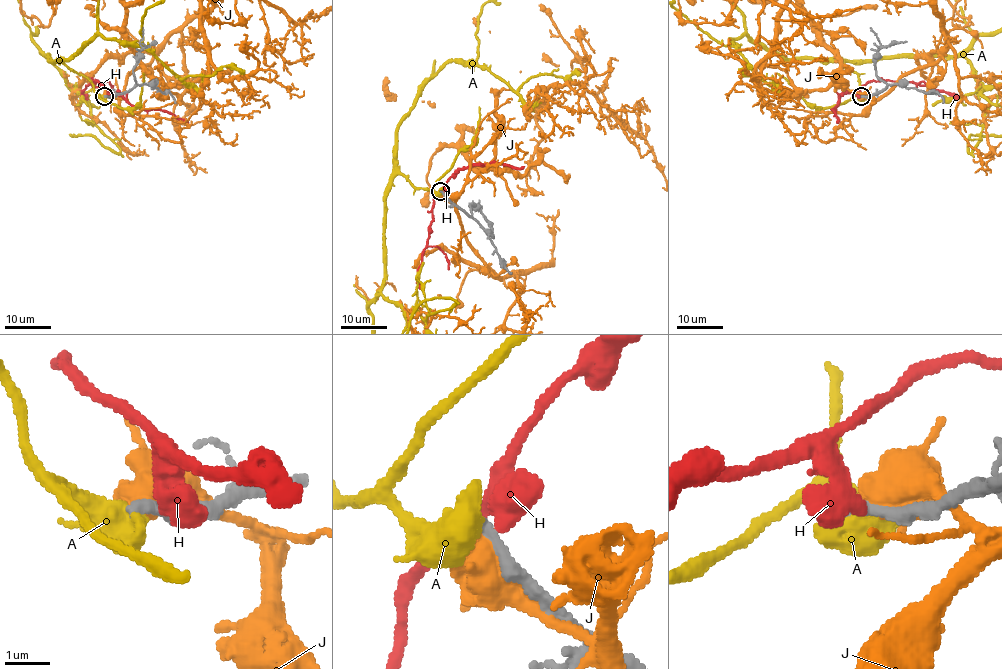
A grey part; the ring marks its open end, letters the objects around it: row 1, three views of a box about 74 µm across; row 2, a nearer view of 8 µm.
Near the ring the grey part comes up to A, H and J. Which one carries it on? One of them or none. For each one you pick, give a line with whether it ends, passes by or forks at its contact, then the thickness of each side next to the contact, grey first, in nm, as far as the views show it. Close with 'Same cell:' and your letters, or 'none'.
Same cell: none

